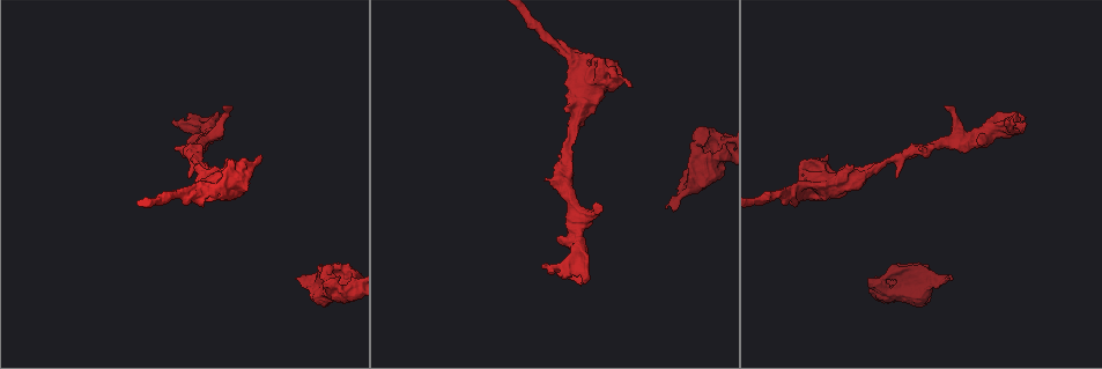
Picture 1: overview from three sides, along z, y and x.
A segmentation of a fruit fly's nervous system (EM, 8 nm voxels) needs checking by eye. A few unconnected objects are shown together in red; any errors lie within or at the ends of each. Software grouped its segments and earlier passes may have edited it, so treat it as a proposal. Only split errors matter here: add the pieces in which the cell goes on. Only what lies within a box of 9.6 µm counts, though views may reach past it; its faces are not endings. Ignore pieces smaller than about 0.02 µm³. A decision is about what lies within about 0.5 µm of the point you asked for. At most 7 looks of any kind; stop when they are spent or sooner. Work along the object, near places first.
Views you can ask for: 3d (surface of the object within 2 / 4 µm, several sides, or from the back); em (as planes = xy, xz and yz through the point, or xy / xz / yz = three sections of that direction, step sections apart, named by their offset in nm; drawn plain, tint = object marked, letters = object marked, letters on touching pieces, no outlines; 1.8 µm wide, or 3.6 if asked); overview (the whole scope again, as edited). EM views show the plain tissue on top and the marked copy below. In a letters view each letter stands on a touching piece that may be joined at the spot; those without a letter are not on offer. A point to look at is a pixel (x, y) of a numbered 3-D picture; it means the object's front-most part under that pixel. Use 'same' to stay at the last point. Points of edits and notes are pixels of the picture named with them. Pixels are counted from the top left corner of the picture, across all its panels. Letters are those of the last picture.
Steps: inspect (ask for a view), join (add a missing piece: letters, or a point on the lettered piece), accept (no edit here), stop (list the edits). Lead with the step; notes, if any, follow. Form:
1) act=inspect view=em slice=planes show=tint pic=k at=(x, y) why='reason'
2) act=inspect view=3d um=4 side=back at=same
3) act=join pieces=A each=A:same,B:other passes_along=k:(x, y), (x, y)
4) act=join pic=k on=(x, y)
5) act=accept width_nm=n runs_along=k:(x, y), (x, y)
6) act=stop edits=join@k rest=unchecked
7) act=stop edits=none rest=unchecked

act=inspect view=em slice=planes show=letters pic=1 at=(548, 178) why='an open end'

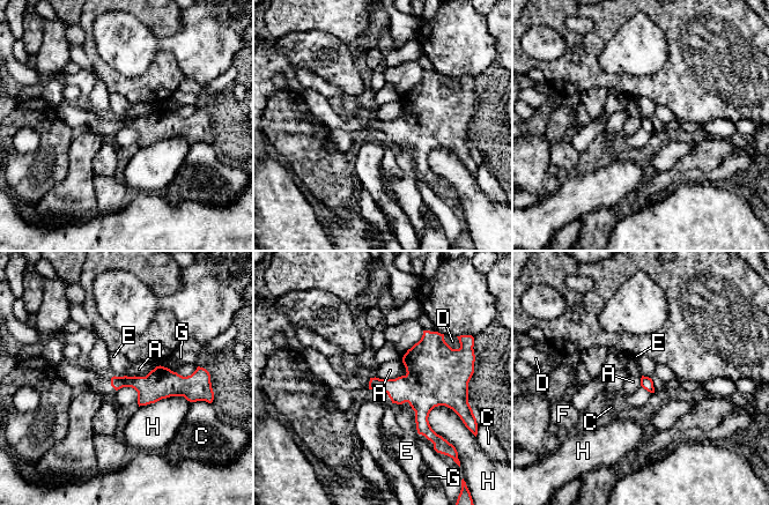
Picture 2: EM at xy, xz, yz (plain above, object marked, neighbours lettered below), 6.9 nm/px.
act=accept each=A:other,C:other,D:other,E:other,F:other,G:other,H:other border=2:(403, 358), (404, 374), (375, 377) found='no lettered piece goes on from it'

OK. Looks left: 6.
act=inspect view=3d um=4 pic=1 at=(566, 105) why='thick end'

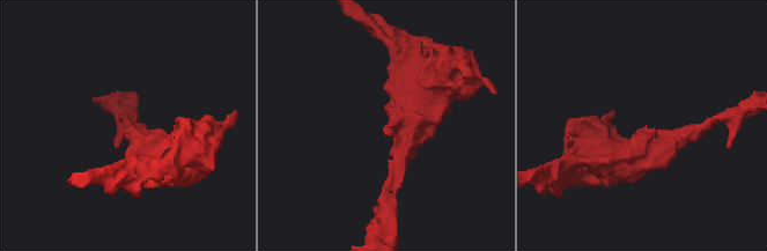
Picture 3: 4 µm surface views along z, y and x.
act=inspect view=em um=3.6 slice=planes show=letters pic=3 at=(387, 126) why='shape alone is not enough'

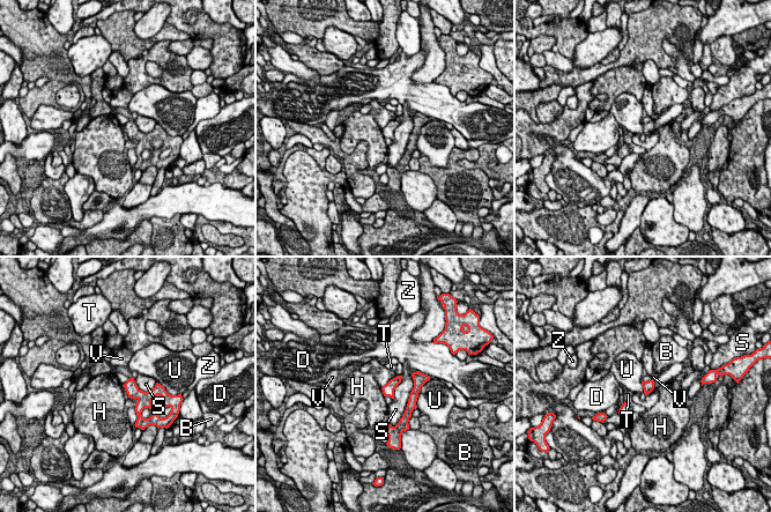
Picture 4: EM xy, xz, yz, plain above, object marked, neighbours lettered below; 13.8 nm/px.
act=accept each=B:other,D:other,H:other,S:other,T:other,U:other,V:other,Z:other border=4:(424, 383), (419, 393), (416, 407) found='no lettered piece goes on from it'

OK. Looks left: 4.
act=inspect view=em slice=yz step=16 show=letters pic=1 at=(223, 107)

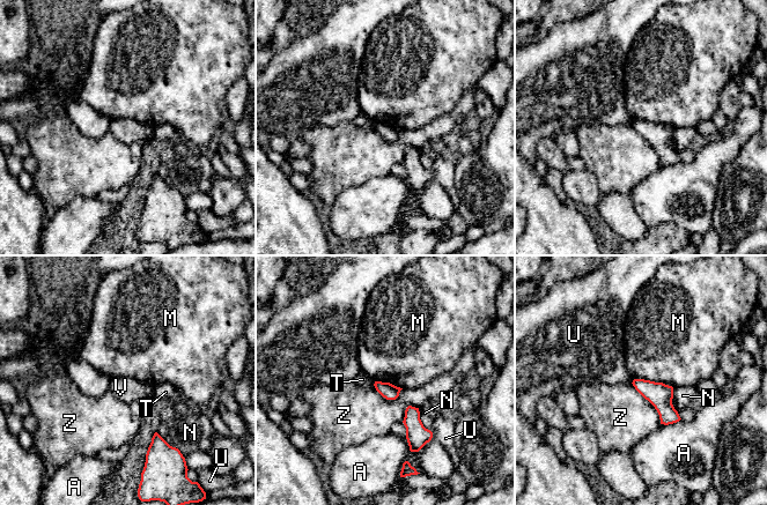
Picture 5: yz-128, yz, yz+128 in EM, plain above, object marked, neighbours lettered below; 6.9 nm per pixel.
act=accept each=A:other,M:other,N:other,T:other,U:other,V:other,Z:other border=5:(634, 378), (662, 381), (672, 387) found='none of them fits'

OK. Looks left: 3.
act=stop edits=none rest=unchecked

